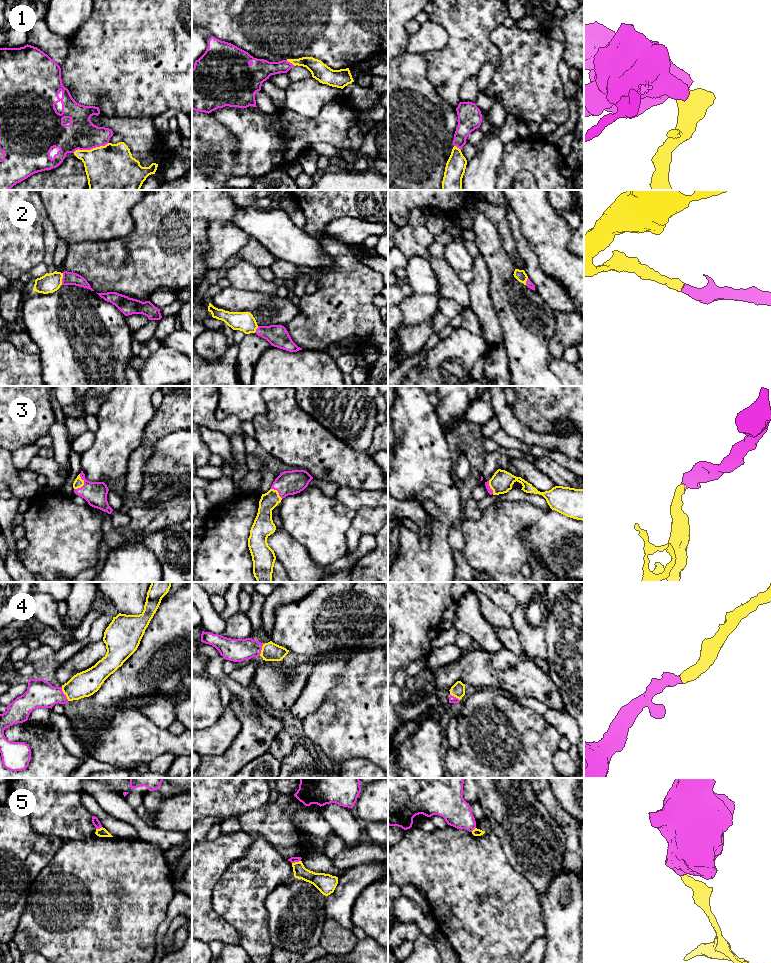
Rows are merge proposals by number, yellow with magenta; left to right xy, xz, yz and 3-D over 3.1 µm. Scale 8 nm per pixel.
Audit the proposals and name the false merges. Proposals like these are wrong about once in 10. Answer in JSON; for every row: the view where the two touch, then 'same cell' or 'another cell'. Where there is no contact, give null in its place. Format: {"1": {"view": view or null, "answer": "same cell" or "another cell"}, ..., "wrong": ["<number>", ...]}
{"1": {"view": "xy", "answer": "same cell"}, "2": {"view": "xy", "answer": "same cell"}, "3": {"view": "xy", "answer": "same cell"}, "4": {"view": "xy", "answer": "same cell"}, "5": {"view": "xz", "answer": "another cell"}, "wrong": ["5"]}

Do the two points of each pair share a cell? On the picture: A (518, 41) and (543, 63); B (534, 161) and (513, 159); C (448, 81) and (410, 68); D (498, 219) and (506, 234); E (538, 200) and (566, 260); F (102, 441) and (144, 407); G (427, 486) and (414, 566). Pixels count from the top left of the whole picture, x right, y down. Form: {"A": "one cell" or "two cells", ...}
{"A": "one cell", "B": "one cell", "C": "two cells", "D": "one cell", "E": "one cell", "F": "one cell", "G": "one cell"}

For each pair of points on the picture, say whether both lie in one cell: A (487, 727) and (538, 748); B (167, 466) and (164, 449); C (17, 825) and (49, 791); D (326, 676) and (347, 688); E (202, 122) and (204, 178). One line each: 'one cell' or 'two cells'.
A: one cell
B: one cell
C: two cells
D: two cells
E: one cell

